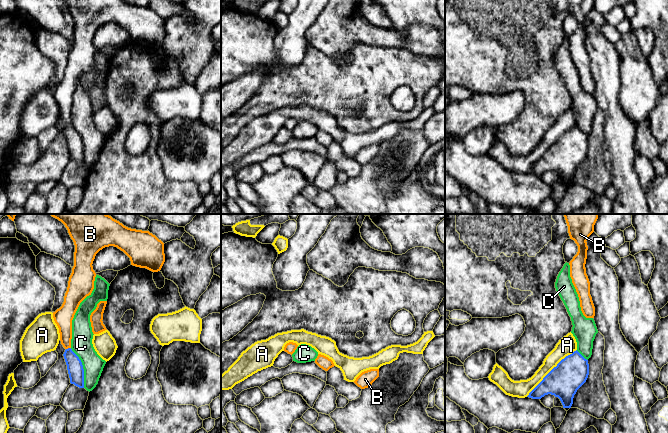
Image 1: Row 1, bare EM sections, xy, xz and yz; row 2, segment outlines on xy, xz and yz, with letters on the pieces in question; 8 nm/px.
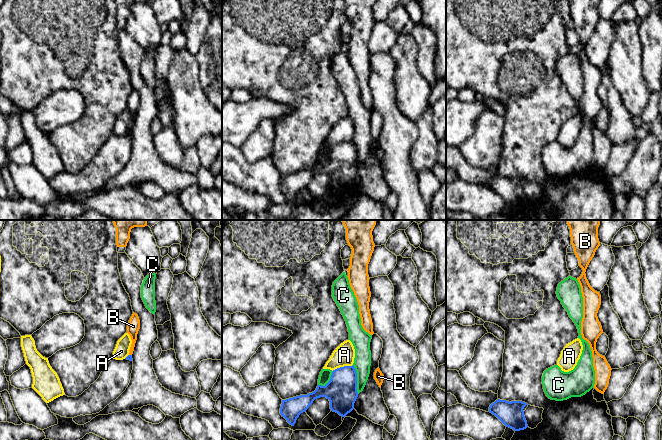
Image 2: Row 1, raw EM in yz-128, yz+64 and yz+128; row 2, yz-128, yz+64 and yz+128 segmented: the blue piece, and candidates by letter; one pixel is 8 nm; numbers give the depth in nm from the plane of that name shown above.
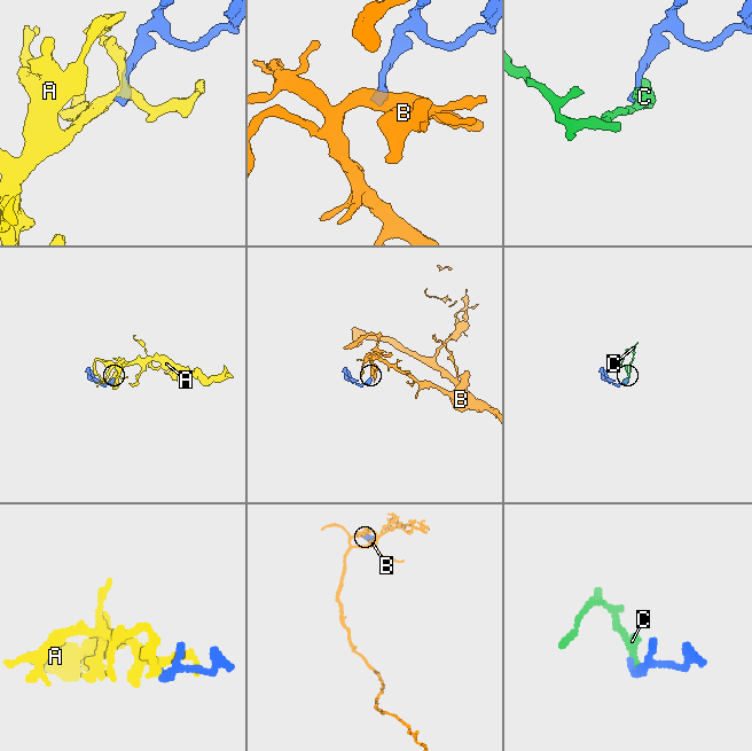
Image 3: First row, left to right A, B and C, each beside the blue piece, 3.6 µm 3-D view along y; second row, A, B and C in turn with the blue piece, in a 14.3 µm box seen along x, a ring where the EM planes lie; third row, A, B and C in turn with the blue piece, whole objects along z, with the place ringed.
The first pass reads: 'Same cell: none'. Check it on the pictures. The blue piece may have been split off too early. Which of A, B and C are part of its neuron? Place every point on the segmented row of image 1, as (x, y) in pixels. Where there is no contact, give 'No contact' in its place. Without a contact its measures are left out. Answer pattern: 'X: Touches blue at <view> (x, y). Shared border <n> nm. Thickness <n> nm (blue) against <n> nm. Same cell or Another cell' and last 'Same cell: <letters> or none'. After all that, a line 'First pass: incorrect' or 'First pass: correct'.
A: Touches blue at yz (550, 371). Shared border 550 nm. Thickness 260 nm (blue) against 150 nm. Another cell
B: Touches blue at xy (68, 348). Shared border 40 nm. Thickness 130 nm (blue) against 150 nm. Same cell
C: Touches blue at xy (82, 368). Shared border 340 nm. Thickness 130 nm (blue) against 180 nm. Another cell
Same cell: B
First pass: incorrect

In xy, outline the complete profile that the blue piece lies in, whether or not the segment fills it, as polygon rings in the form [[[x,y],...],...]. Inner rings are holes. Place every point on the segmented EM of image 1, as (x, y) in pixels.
[[[107,214],[49,215],[65,225],[75,245],[74,266],[69,277],[64,302],[59,309],[53,312],[53,318],[59,328],[61,344],[66,349],[63,356],[67,365],[70,383],[79,388],[84,388],[83,365],[79,357],[71,349],[72,320],[80,303],[91,295],[94,289],[96,273],[92,264],[96,254],[105,247],[114,246],[130,258],[131,265],[158,272],[165,262],[164,243],[149,231],[128,228]]]

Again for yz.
[[[576,350],[562,359],[527,397],[541,399],[551,394],[560,399],[563,408],[571,408],[574,395],[588,375],[588,360]]]

